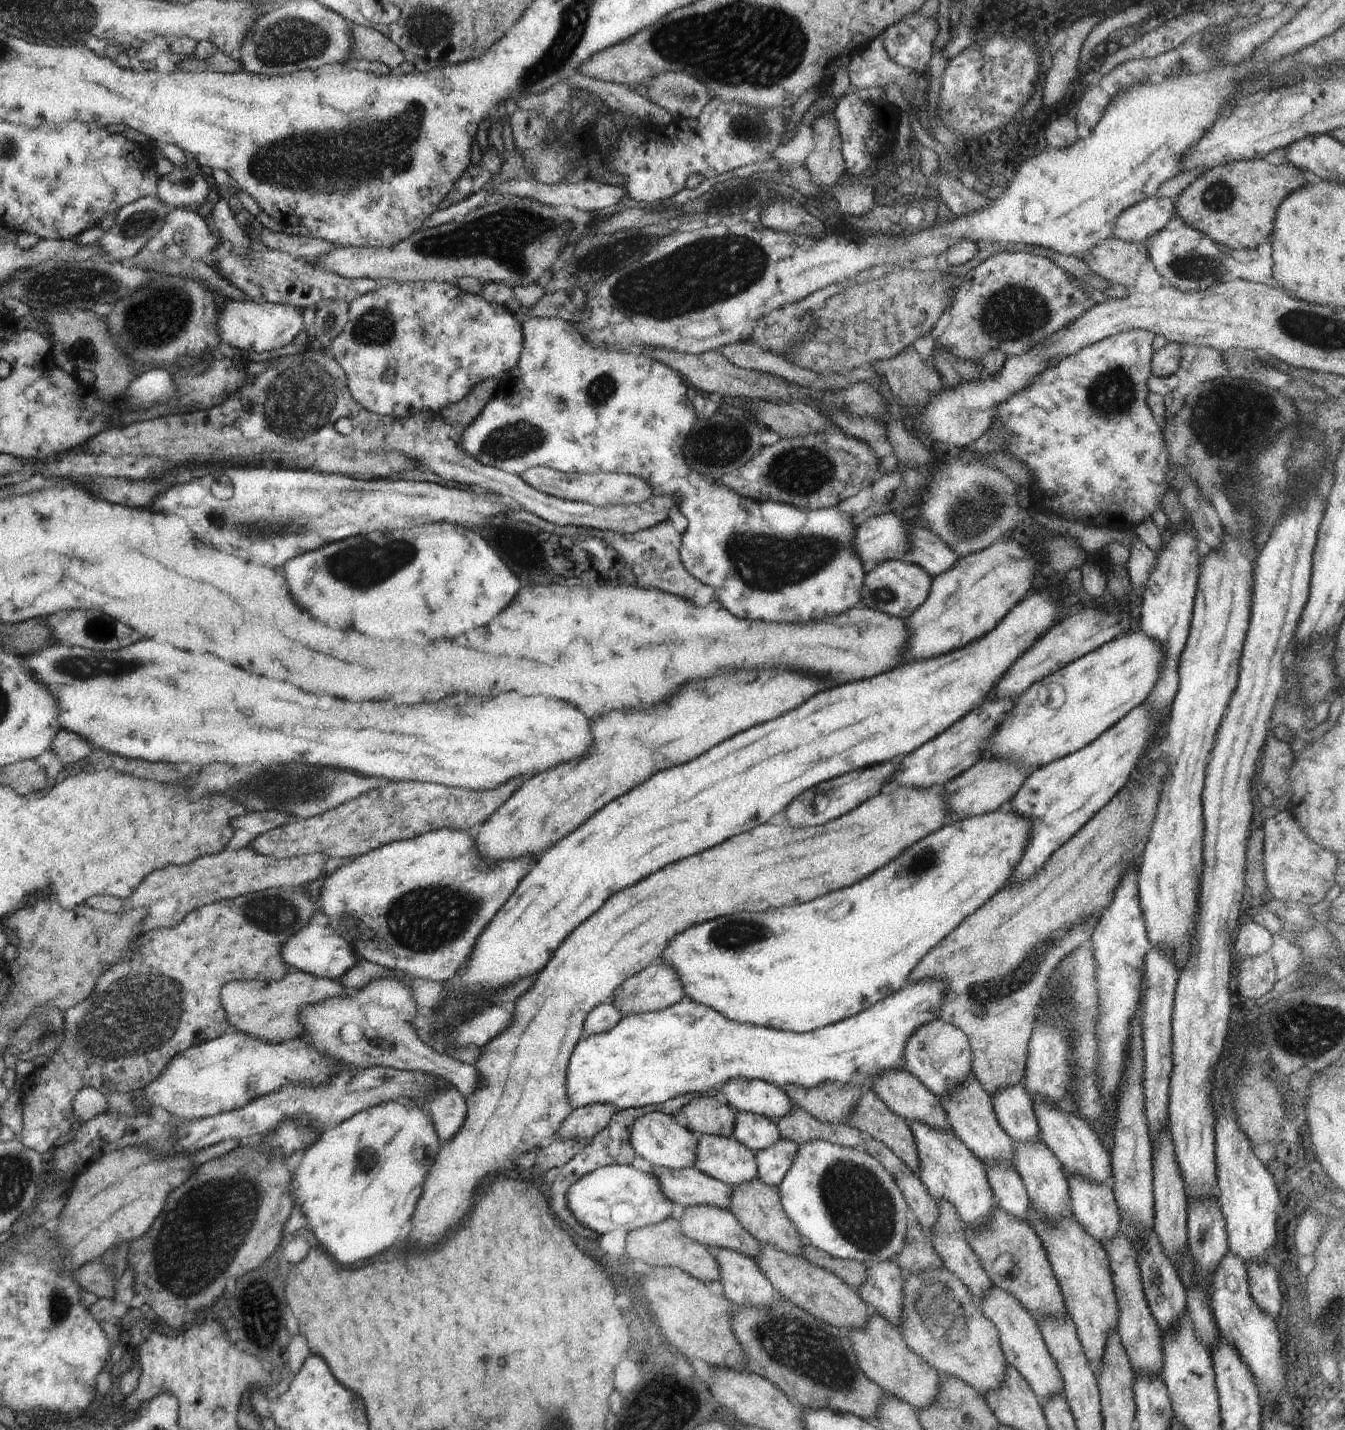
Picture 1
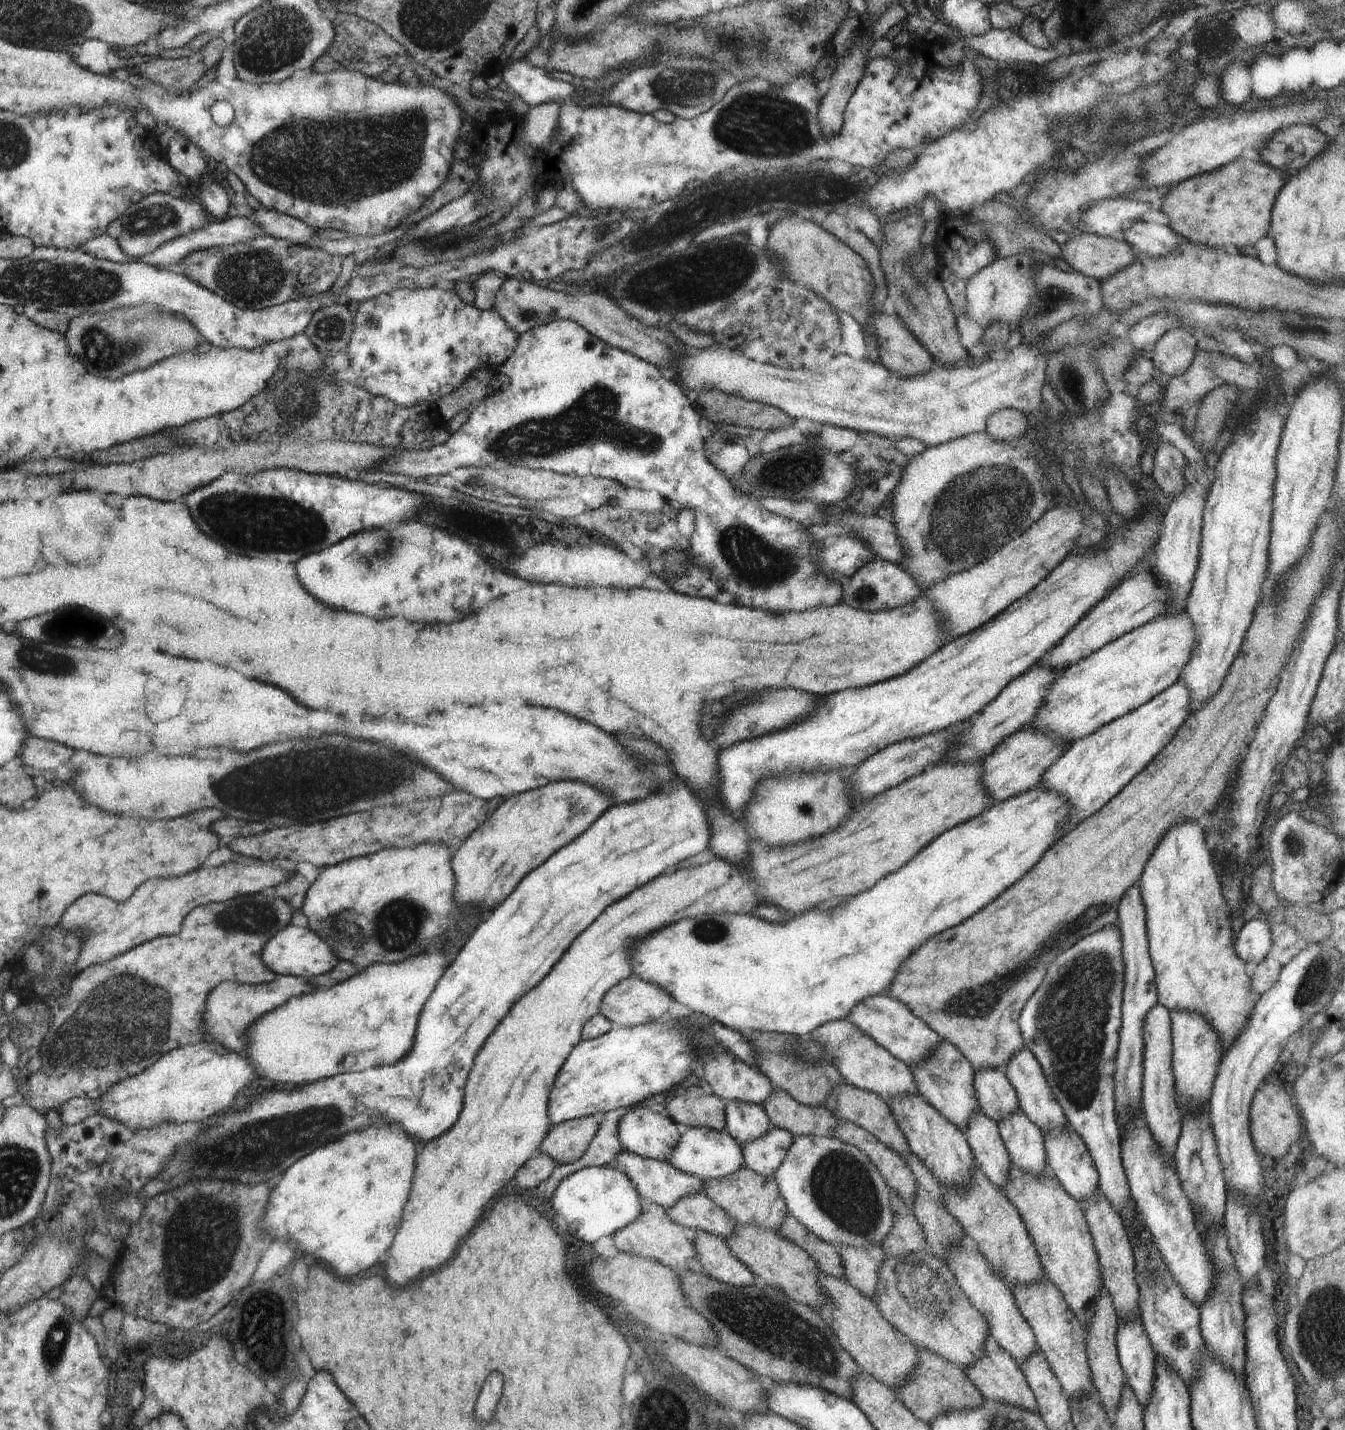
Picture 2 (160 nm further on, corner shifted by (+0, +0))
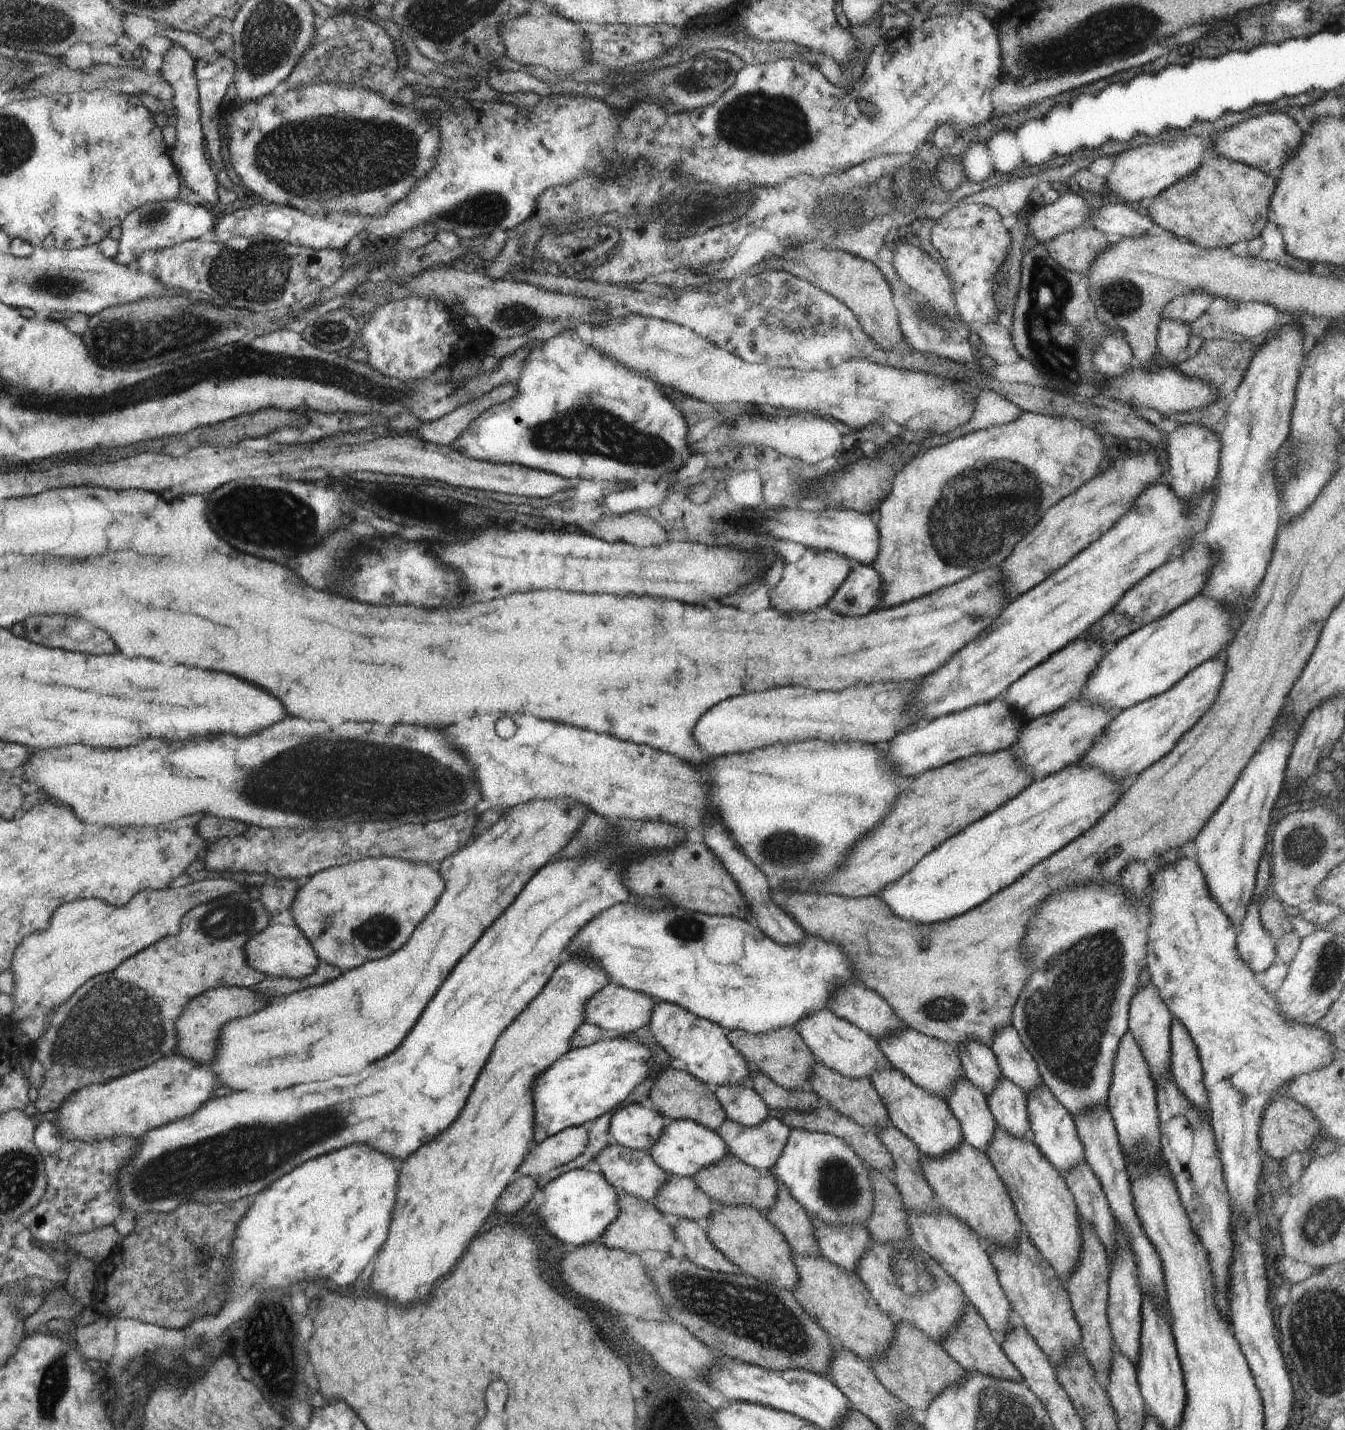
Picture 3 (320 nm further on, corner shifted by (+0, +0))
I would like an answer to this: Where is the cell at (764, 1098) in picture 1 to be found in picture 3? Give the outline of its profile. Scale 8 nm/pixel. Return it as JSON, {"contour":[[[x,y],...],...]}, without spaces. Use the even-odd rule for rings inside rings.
{"contour":[[[659,1000],[655,1002],[647,1028],[667,1057],[682,1060],[686,1064],[687,1073],[706,1085],[750,1085],[749,1072],[752,1065],[728,1041],[729,1031],[726,1028],[699,1018],[676,1004]]]}

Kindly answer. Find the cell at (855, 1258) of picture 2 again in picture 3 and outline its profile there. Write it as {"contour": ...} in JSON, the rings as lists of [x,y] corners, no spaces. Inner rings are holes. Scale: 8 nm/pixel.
{"contour":[[[811,1218],[811,1222],[814,1224],[814,1236],[822,1255],[847,1272],[855,1272],[857,1260],[866,1254],[873,1241],[867,1228],[860,1224],[830,1228],[816,1218]]]}

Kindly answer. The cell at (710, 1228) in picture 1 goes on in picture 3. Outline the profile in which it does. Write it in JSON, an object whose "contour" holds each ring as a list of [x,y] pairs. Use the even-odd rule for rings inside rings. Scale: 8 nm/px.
{"contour":[[[668,1175],[668,1182],[664,1188],[660,1188],[658,1196],[654,1198],[653,1206],[662,1214],[677,1216],[678,1219],[698,1221],[708,1218],[715,1211],[715,1204],[711,1199],[695,1184],[693,1178],[684,1178],[676,1175]]]}

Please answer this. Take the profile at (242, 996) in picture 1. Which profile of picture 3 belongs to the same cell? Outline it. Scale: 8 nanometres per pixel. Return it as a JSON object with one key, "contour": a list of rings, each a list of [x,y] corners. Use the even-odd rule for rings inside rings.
{"contour":[[[220,987],[206,991],[188,1001],[184,1014],[175,1020],[177,1045],[174,1053],[192,1058],[198,1065],[206,1065],[213,1059],[219,1045],[219,1028],[226,1022],[251,1015],[265,1006],[266,1002],[259,995],[244,987]]]}

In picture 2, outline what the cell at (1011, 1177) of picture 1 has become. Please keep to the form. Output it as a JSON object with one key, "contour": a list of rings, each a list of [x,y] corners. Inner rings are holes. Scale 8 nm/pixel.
{"contour":[[[978,1109],[975,1112],[975,1117],[970,1118],[967,1129],[963,1133],[973,1152],[974,1162],[983,1170],[986,1178],[1004,1193],[1010,1160],[1000,1136],[997,1122],[992,1120],[984,1111]]]}

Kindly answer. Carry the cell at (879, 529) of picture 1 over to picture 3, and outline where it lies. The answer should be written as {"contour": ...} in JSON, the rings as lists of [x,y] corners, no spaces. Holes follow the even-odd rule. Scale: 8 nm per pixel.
{"contour":[[[806,547],[800,560],[794,564],[785,563],[782,580],[774,588],[769,589],[768,597],[772,608],[790,614],[790,612],[813,612],[825,606],[850,575],[848,559],[832,550]]]}

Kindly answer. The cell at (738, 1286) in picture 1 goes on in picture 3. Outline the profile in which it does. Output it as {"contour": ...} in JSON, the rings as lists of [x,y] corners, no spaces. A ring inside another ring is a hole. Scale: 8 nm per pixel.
{"contour":[[[679,1219],[674,1228],[676,1239],[684,1245],[685,1258],[700,1268],[715,1272],[735,1275],[742,1273],[724,1254],[717,1250],[704,1230],[694,1220]]]}

